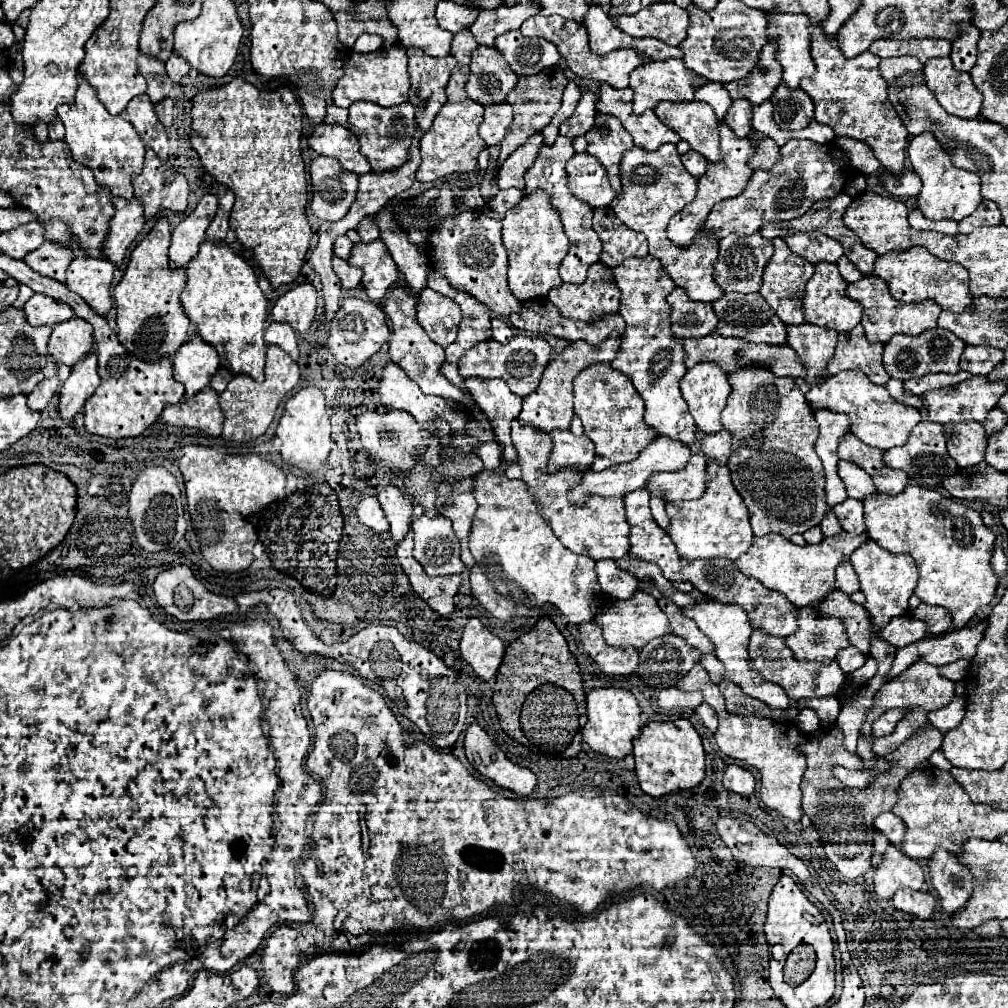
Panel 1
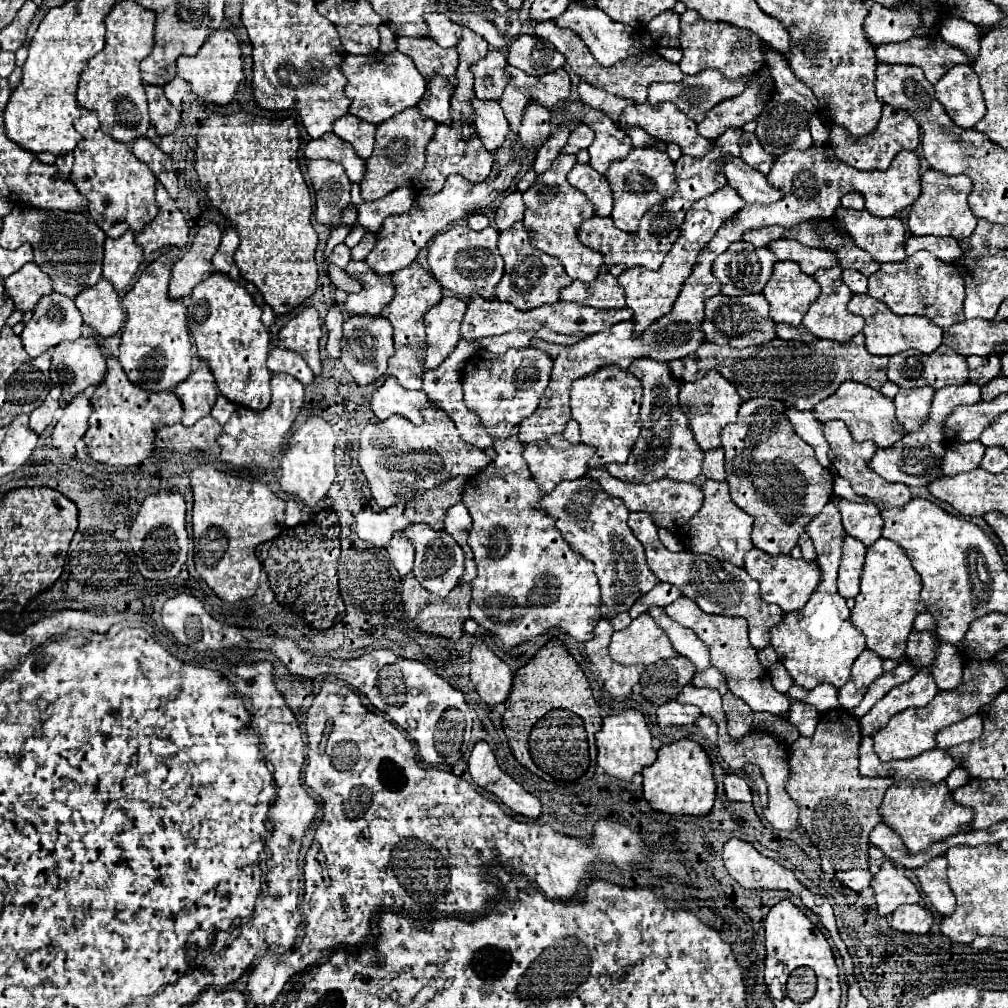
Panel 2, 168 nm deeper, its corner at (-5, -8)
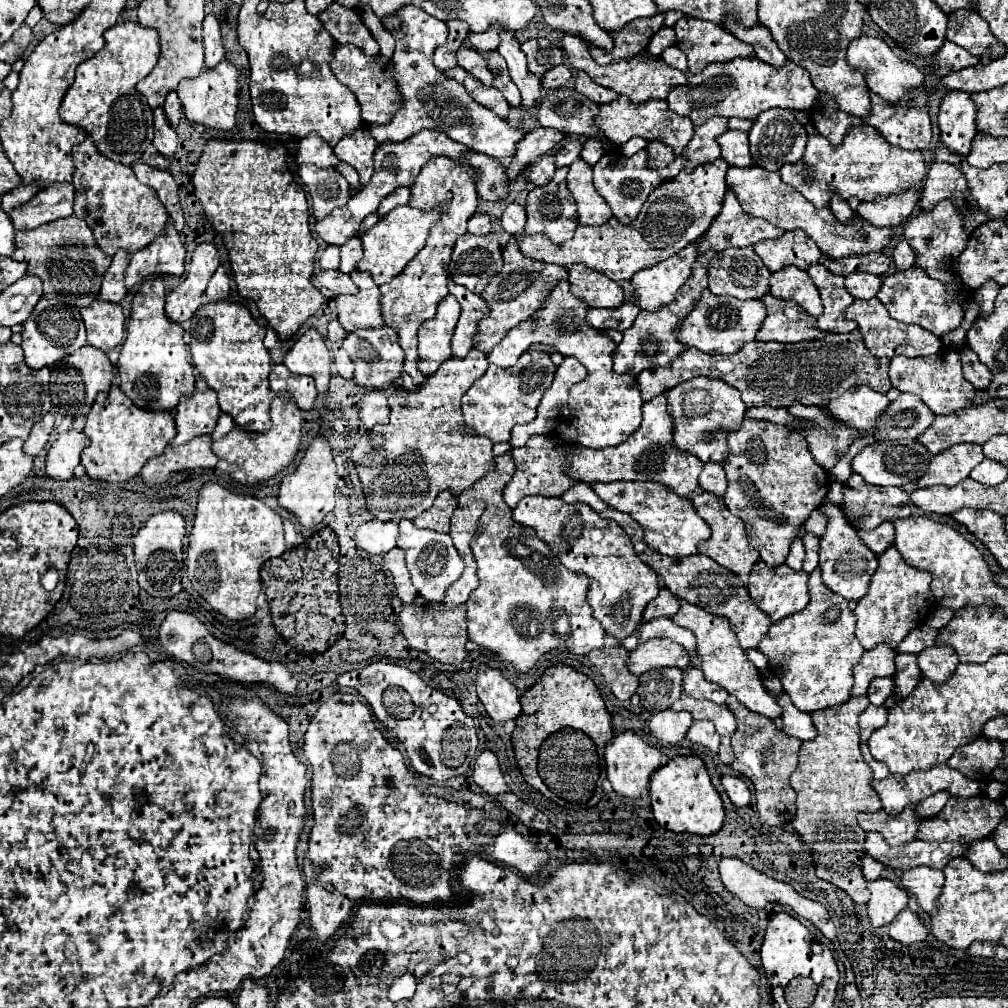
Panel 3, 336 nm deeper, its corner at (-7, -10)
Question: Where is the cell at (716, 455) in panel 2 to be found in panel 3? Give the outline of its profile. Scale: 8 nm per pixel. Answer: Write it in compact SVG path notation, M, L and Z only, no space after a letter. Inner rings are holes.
M706 463L702 473L700 473L700 487L714 493L714 495L724 495L726 491L726 475L720 463Z

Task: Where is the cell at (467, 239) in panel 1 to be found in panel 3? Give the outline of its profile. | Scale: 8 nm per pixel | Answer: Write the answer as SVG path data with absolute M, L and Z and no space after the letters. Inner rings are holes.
M470 233L460 235L452 259L446 263L450 279L474 293L482 293L484 287L502 271L502 265L502 247L496 233L482 237Z

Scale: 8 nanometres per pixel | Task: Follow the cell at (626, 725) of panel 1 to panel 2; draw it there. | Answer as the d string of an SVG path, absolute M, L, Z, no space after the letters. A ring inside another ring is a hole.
M626 709L622 713L610 715L604 719L602 729L596 733L596 747L598 747L598 765L612 777L620 781L632 781L636 773L656 761L656 749L652 743L652 735L642 713Z

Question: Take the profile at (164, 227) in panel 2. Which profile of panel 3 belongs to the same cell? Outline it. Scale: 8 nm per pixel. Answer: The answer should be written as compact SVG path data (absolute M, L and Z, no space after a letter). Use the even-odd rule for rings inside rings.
M168 219L166 229L148 247L130 255L126 269L126 287L132 291L142 279L150 275L184 275L184 243L174 223Z

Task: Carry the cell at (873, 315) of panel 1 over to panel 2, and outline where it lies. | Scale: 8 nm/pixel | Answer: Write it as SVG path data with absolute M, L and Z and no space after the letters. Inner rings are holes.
M854 295L848 303L848 311L854 315L864 317L866 325L862 329L864 337L866 337L866 349L872 355L896 355L902 353L906 349L916 349L922 351L924 355L932 353L934 349L938 349L942 345L942 329L936 327L930 319L924 317L900 317L894 315L882 301L872 299L870 295Z

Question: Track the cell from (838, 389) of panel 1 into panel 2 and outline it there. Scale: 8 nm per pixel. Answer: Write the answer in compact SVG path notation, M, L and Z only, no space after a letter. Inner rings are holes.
M844 381L834 395L830 395L826 401L820 401L814 407L814 417L822 423L832 421L832 419L840 419L846 423L854 441L872 441L878 447L890 447L898 439L902 439L902 435L904 435L900 425L896 425L896 421L894 421L896 419L894 401L884 397L880 391L876 391L868 385L862 385L862 383Z

